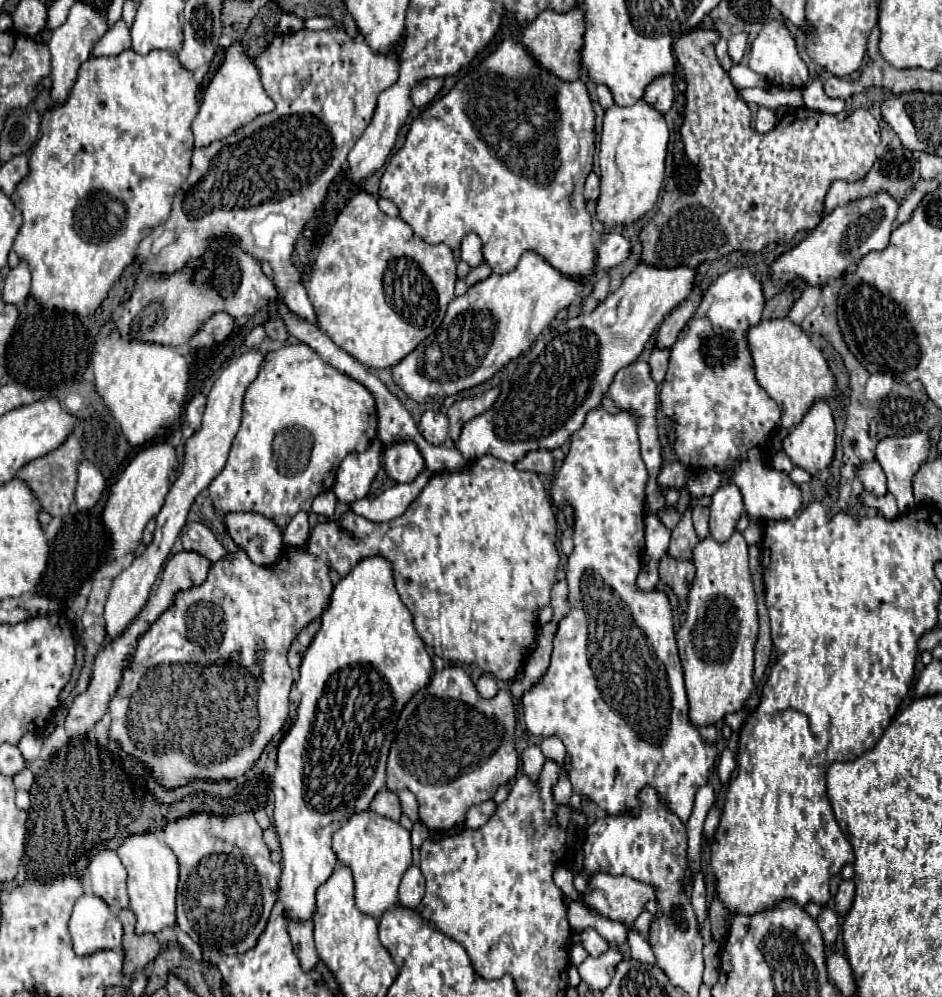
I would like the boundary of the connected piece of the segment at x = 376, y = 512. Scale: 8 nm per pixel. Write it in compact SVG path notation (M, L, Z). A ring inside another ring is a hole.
M423 471L417 475L417 479L413 483L401 483L395 485L387 491L383 491L379 497L375 499L359 499L353 501L349 507L355 515L361 515L369 521L381 523L381 521L391 521L399 515L403 515L403 511L409 507L409 503L421 493L421 489L427 485L427 481L431 479L431 471Z

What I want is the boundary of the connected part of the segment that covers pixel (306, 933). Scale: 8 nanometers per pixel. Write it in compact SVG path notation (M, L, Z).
M287 915L285 919L287 919L287 925L289 925L289 937L291 937L293 949L299 957L299 961L301 961L301 967L305 971L315 969L319 957L317 957L317 951L315 951L315 945L313 945L313 921L311 919L297 921L291 915Z

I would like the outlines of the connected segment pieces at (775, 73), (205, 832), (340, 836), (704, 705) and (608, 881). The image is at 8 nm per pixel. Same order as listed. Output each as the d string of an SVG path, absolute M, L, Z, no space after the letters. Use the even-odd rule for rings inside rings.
M769 21L769 23L763 25L759 35L751 43L749 67L753 71L757 71L759 75L767 77L767 81L777 85L777 87L783 85L783 87L799 87L799 89L803 89L811 79L807 63L799 57L795 37L791 35L789 27L783 21Z
M195 813L189 817L179 817L163 827L163 839L179 859L177 923L203 949L215 949L223 955L245 953L257 943L261 931L265 929L267 917L277 901L281 867L269 859L269 847L265 845L261 835L263 831L255 821L253 813L239 813L239 815ZM223 935L227 935L233 943L223 943Z
M361 811L361 813L355 813L353 817L349 817L349 821L339 827L333 835L333 851L337 855L337 859L351 867L353 871L353 879L355 879L355 903L357 903L357 909L379 919L383 915L383 911L387 911L389 907L393 907L397 903L397 889L399 889L399 883L401 883L401 877L403 873L407 871L407 867L411 865L411 837L409 837L409 831L403 829L397 821L393 819L387 819L383 815L375 815L373 811Z
M739 531L731 535L729 541L717 543L711 539L703 539L693 551L695 579L689 589L689 605L687 619L677 631L677 647L685 673L685 687L689 699L689 719L695 727L711 725L723 719L727 713L739 711L745 707L747 697L755 689L753 685L753 655L755 655L755 639L757 639L757 599L753 591L749 561L747 561L747 543Z
M597 873L597 875L593 875L589 879L589 889L585 893L585 903L593 911L599 911L599 915L603 915L607 919L621 921L625 925L631 925L641 915L647 901L657 901L655 887L651 887L649 883L635 881L635 879L627 877L627 875L613 877L613 875L607 875L607 873Z

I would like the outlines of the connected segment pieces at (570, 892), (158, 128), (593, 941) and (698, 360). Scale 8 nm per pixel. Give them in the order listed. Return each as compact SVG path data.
M561 865L561 867L557 867L557 869L555 869L553 879L555 879L557 887L559 887L559 889L569 897L569 899L573 899L573 901L581 903L581 893L573 887L573 873L571 873L569 869L565 869L563 865Z
M127 49L117 57L99 57L99 59L91 57L91 59L87 59L87 63L81 65L79 77L71 89L67 103L61 107L55 107L53 111L47 111L41 117L41 137L31 151L29 173L27 173L27 177L21 179L21 183L15 187L15 191L11 195L15 207L21 209L21 213L23 213L23 225L19 229L13 249L21 261L29 263L29 269L33 275L31 295L39 301L39 305L51 307L51 309L65 309L65 311L77 313L79 317L93 313L101 305L101 301L107 297L111 285L119 279L123 269L135 259L139 243L151 233L151 229L155 225L163 223L171 211L173 195L181 187L181 183L189 171L189 161L191 161L191 151L193 151L191 121L195 119L197 111L199 111L197 83L195 83L193 75L177 63L177 59L171 51L151 51L147 55L139 55L133 49Z
M593 927L585 929L583 933L573 933L573 939L575 941L581 941L583 947L587 949L587 953L593 955L593 957L597 957L597 955L601 955L603 951L609 949L609 943Z
M749 267L729 269L727 273L719 275L707 287L703 301L697 307L693 319L687 323L687 327L677 337L677 343L671 347L669 371L665 375L659 399L665 415L677 421L675 451L681 463L693 467L695 471L701 467L703 469L735 467L735 473L727 481L733 481L741 489L745 511L755 519L783 521L783 519L791 519L799 511L801 491L789 479L789 475L787 479L783 479L781 471L775 471L773 467L769 467L769 463L765 463L765 441L780 426L781 412L777 409L775 401L755 381L753 361L745 341L745 331L761 321L763 307L765 307L763 285Z

